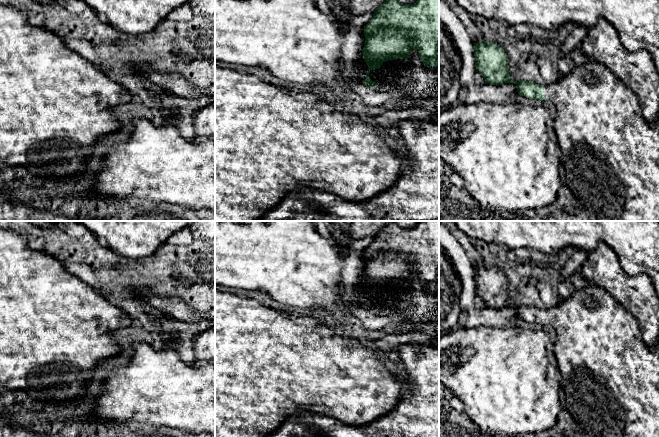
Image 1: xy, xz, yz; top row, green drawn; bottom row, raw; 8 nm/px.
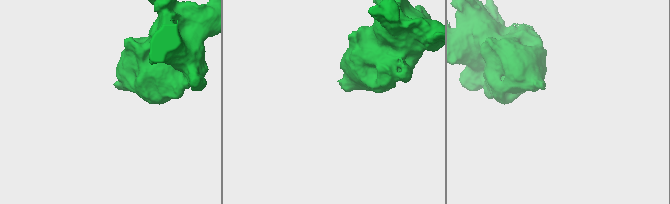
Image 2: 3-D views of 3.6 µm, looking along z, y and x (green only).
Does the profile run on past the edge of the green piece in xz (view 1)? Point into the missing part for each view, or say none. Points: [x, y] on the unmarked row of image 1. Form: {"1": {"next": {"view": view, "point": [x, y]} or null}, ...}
{"1": {"next": null}}

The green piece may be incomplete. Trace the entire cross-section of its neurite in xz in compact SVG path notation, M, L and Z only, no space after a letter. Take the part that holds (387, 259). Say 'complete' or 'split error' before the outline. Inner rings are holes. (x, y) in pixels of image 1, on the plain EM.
complete | M419 221L413 228L403 228L394 222L387 224L375 233L372 243L364 250L364 260L362 278L368 295L363 308L369 312L377 310L369 302L371 293L379 293L384 286L392 283L408 283L413 273L418 275L425 290L438 290L439 221Z

